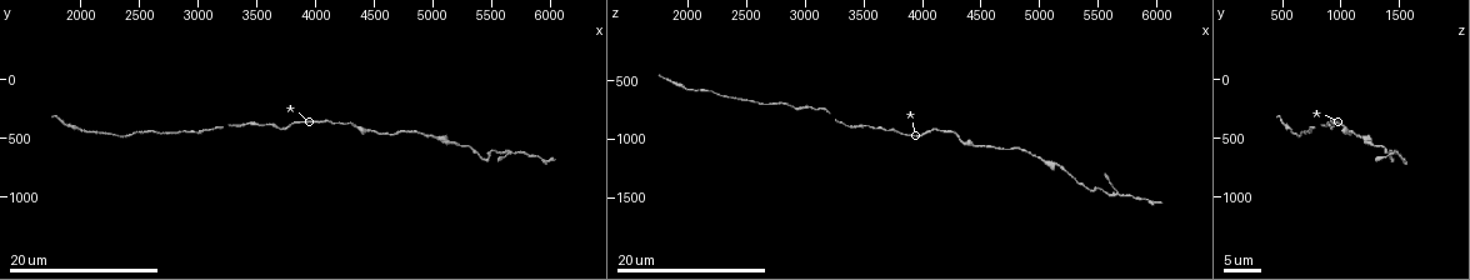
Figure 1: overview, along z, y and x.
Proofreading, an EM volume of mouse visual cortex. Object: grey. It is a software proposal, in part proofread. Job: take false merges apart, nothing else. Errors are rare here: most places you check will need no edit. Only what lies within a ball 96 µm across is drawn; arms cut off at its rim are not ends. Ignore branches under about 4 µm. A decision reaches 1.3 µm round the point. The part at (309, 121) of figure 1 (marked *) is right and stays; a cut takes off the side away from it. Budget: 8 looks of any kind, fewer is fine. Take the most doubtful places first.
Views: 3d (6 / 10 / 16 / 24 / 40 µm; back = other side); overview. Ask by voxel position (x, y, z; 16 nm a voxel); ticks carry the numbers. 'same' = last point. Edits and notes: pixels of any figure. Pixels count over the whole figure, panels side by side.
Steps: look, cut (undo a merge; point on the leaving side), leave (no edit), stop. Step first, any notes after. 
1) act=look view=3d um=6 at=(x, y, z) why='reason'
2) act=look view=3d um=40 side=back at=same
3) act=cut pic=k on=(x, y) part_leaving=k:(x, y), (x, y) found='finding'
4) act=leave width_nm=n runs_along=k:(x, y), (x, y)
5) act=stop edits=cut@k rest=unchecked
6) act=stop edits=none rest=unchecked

act=look view=3d um=16 at=(5460, 660, 1420) why='sharp bend'

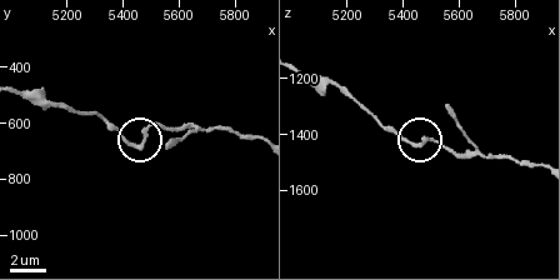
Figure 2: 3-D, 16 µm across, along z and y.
act=look view=3d um=6 at=(5430, 680, 1430)

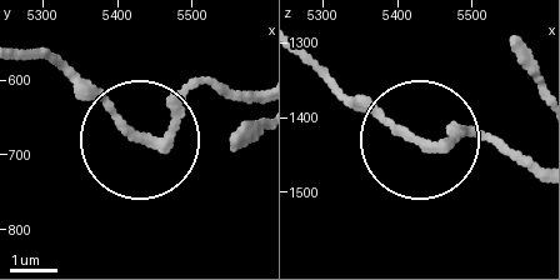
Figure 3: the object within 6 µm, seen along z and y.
act=leave runs_along=3:(20, 53), (44, 56), (151, 136), (219, 89) found='one neuron here'

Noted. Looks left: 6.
act=look view=3d um=24 at=(5160, 520, 1220) why='thick turns thin'

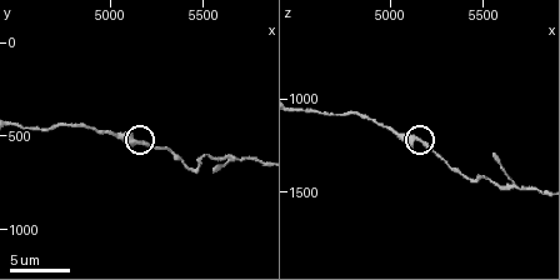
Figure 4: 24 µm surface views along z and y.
act=look view=3d um=6 at=(5180, 520, 1240) why='closer look'

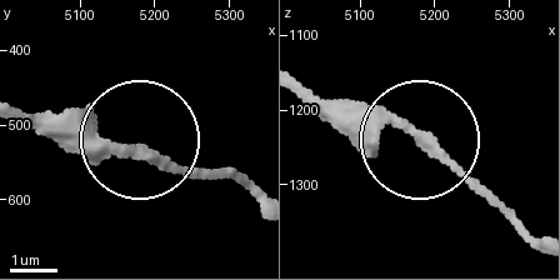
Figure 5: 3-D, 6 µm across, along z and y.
act=leave found='all the same neuron'

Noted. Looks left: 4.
act=look view=3d um=16 at=(3560, 400, 900) why='a narrow waist'

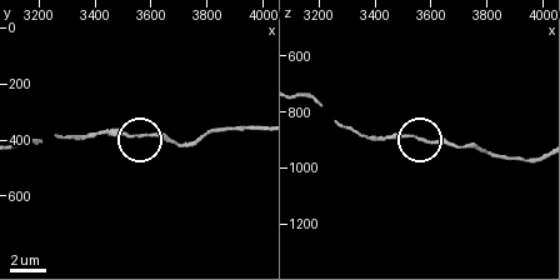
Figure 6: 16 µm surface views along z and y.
act=look view=3d um=6 at=(3550, 380, 890)

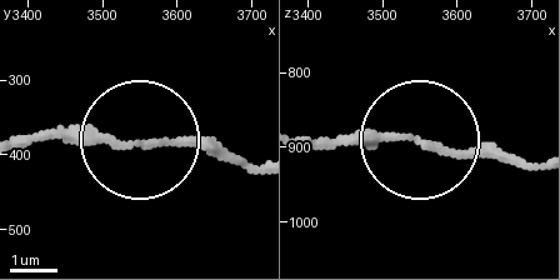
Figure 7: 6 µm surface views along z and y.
act=leave runs_along=7:(533, 164), (401, 139), (306, 139) found='all the same neuron'

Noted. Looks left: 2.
act=look view=3d um=16 at=(4460, 460, 1040) why='calibre changes'

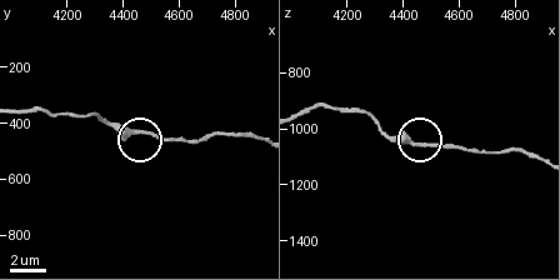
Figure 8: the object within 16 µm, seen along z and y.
act=look view=3d um=10 at=(4470, 430, 1050) why='zoom in'

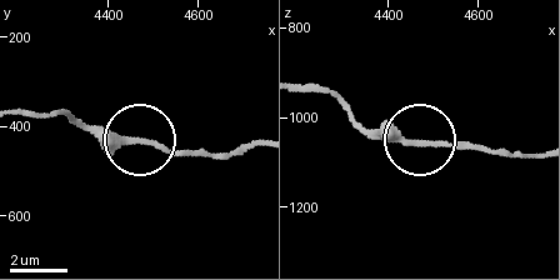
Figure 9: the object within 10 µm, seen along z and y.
act=leave width_nm=230 runs_along=9:(305, 89), (326, 91), (376, 133), (503, 146) found='all the same neuron'

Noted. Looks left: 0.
act=stop edits=none rest=unchecked

